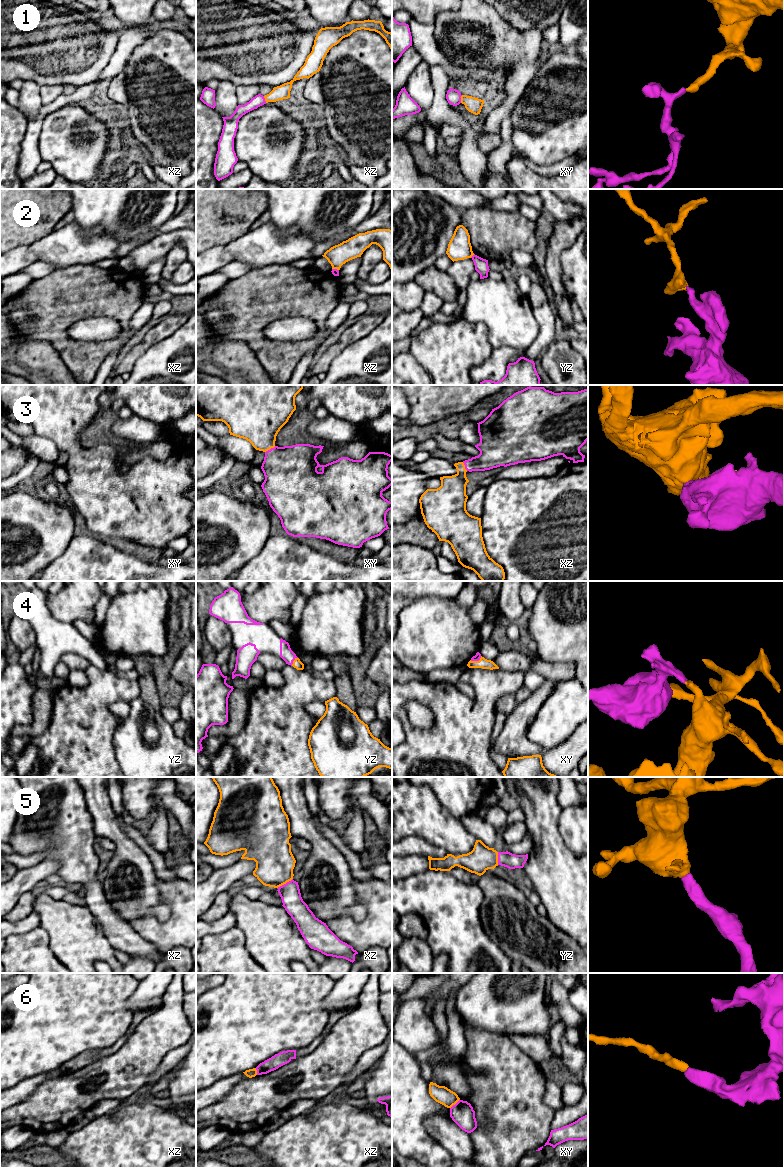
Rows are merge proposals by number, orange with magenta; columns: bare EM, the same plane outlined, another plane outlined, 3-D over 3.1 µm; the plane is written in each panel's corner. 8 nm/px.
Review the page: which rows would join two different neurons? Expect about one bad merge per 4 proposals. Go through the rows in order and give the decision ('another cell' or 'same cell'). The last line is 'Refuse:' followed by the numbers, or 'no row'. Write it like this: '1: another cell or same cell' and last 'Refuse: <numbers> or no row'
1: same cell
2: another cell
3: same cell
4: same cell
5: same cell
6: another cell
Refuse: 2, 6

